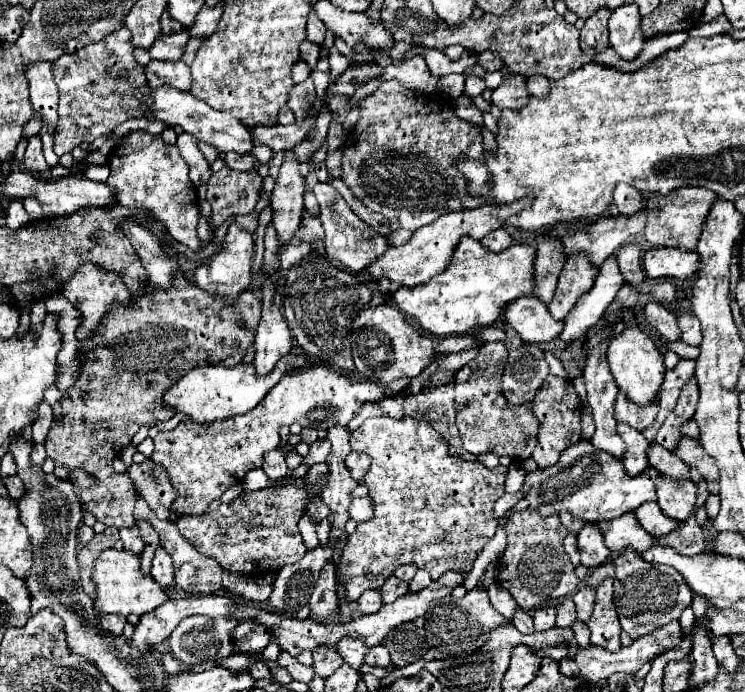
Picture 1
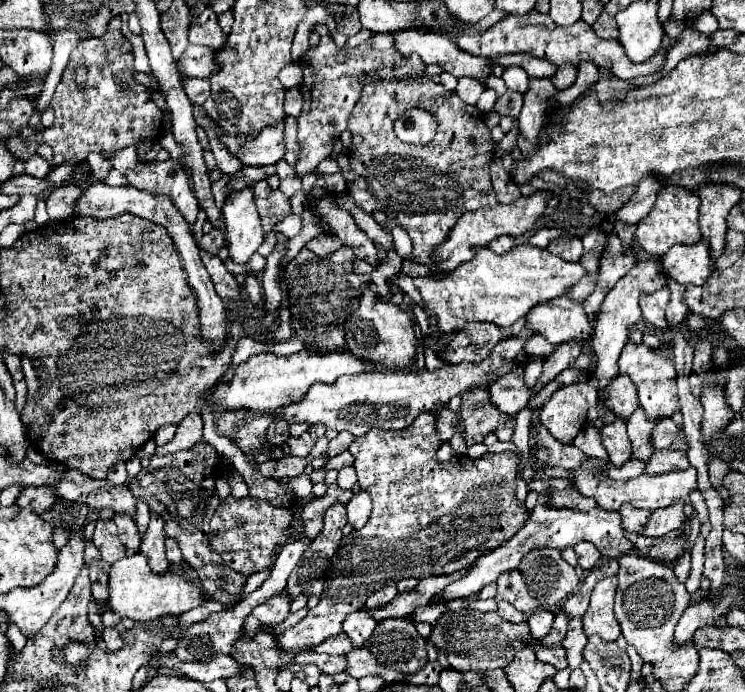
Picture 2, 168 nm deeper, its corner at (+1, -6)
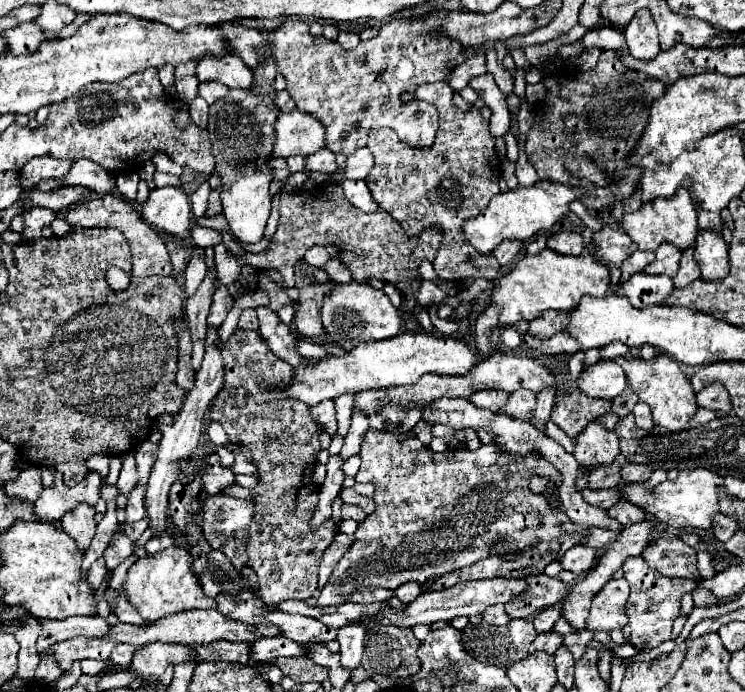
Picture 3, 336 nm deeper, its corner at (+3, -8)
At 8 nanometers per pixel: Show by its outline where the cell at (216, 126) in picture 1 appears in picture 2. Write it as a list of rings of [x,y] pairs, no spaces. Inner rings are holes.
[[[217,123],[215,133],[219,141],[233,153],[243,165],[273,165],[285,155],[283,147],[283,123],[275,127],[265,127],[257,137],[251,135],[227,135]]]

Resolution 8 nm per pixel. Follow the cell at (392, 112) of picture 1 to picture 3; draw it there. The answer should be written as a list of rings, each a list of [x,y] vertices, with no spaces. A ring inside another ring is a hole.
[[[429,83],[429,85],[421,85],[415,93],[405,93],[401,95],[401,101],[409,101],[409,99],[425,99],[429,103],[433,103],[439,111],[439,129],[437,129],[437,137],[435,143],[429,149],[417,149],[411,147],[407,143],[403,143],[397,133],[393,129],[373,129],[369,133],[369,141],[367,141],[367,149],[373,153],[375,157],[375,167],[371,169],[371,173],[367,175],[367,185],[373,193],[373,199],[377,201],[379,207],[385,207],[385,211],[401,225],[401,229],[405,231],[407,237],[417,237],[423,229],[427,229],[429,225],[441,225],[443,227],[443,243],[437,255],[437,261],[433,263],[439,279],[497,279],[499,277],[499,269],[501,265],[497,263],[497,259],[493,257],[493,253],[479,253],[467,239],[465,233],[461,231],[461,225],[471,219],[477,217],[477,213],[481,213],[491,197],[495,197],[499,193],[499,177],[501,177],[501,169],[499,169],[499,157],[495,153],[495,137],[489,133],[489,121],[483,119],[483,115],[479,113],[479,109],[471,109],[471,111],[461,111],[455,101],[453,101],[455,91],[447,85],[447,83]]]

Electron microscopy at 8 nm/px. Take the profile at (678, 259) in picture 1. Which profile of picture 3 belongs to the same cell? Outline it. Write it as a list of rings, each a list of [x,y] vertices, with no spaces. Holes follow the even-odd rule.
[[[699,231],[695,245],[695,261],[701,267],[703,281],[717,281],[729,273],[729,245],[721,233]]]

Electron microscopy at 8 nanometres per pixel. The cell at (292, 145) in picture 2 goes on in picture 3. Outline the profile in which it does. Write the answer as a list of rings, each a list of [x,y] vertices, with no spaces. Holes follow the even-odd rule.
[[[319,149],[317,153],[307,157],[305,169],[309,171],[321,171],[321,173],[335,173],[337,163],[335,163],[335,153],[329,149]]]

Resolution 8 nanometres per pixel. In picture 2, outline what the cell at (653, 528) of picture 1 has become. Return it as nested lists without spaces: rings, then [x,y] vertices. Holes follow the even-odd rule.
[[[623,505],[619,513],[623,519],[623,529],[629,533],[641,533],[649,521],[649,515],[651,515],[651,511],[635,509],[631,505]]]

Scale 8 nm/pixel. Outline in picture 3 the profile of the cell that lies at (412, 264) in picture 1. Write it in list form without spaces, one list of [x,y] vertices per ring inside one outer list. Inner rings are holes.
[[[541,179],[531,187],[517,187],[507,193],[499,193],[491,199],[489,207],[485,207],[477,217],[465,223],[465,237],[475,245],[479,253],[491,253],[503,241],[527,241],[547,229],[551,229],[557,221],[569,215],[569,205],[581,197],[587,197],[589,191],[583,187],[569,187],[563,183],[555,183],[549,179]]]

